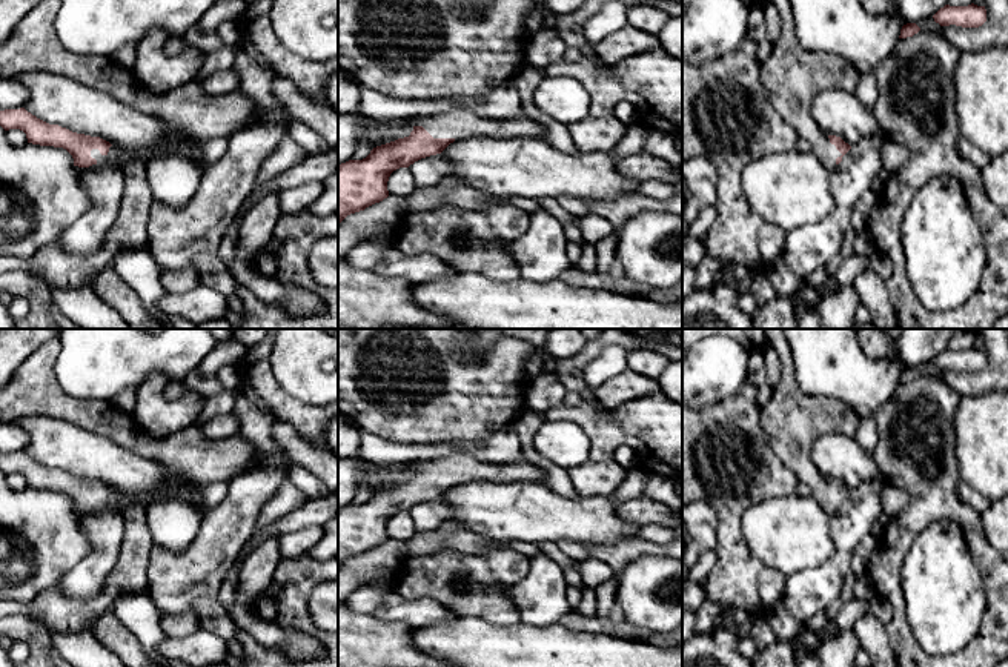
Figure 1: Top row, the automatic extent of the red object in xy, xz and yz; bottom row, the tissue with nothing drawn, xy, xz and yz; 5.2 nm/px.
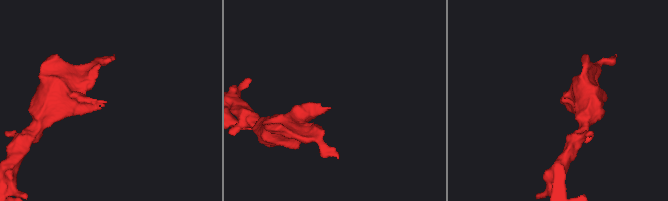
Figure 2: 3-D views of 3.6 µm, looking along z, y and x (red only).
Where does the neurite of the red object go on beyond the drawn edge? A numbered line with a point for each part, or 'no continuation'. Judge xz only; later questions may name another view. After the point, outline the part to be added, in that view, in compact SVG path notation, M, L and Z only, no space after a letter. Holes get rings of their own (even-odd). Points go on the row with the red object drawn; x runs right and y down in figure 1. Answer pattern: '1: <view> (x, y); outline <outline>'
1: xz (458, 123); outline M452 108L441 114L415 115L412 123L423 126L433 138L545 138L544 126L526 114L518 118L495 120L467 108Z

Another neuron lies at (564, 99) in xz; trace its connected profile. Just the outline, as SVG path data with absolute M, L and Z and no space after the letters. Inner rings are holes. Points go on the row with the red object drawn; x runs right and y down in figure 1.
M544 75L535 91L533 101L541 112L569 126L589 115L590 95L572 77Z

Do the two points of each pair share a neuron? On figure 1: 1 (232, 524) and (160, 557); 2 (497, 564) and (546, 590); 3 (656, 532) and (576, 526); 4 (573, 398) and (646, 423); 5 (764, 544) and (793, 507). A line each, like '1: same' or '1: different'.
1: same
2: different
3: different
4: different
5: same

